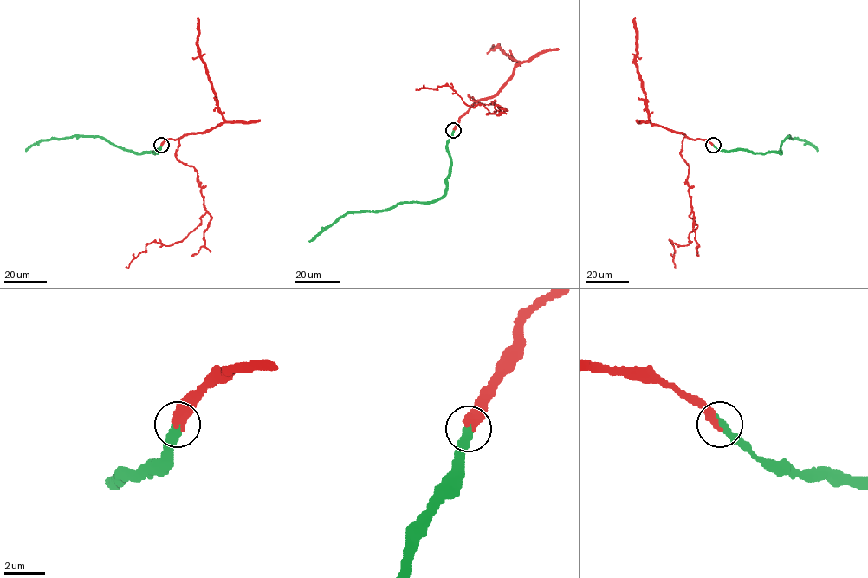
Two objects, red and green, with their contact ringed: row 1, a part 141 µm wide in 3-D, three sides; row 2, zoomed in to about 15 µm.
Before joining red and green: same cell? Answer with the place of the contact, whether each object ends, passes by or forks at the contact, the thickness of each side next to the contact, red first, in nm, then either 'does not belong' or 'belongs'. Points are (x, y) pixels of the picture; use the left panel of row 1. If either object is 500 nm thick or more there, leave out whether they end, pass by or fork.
at (161, 145); red ends there; green ends there; 400 nm thick on the red side, 460 nm on the other; belongs

